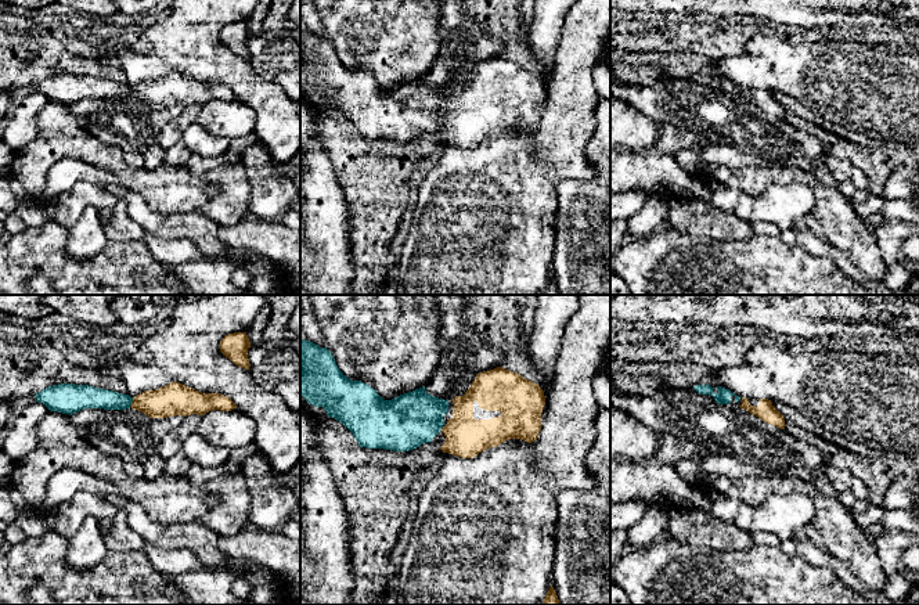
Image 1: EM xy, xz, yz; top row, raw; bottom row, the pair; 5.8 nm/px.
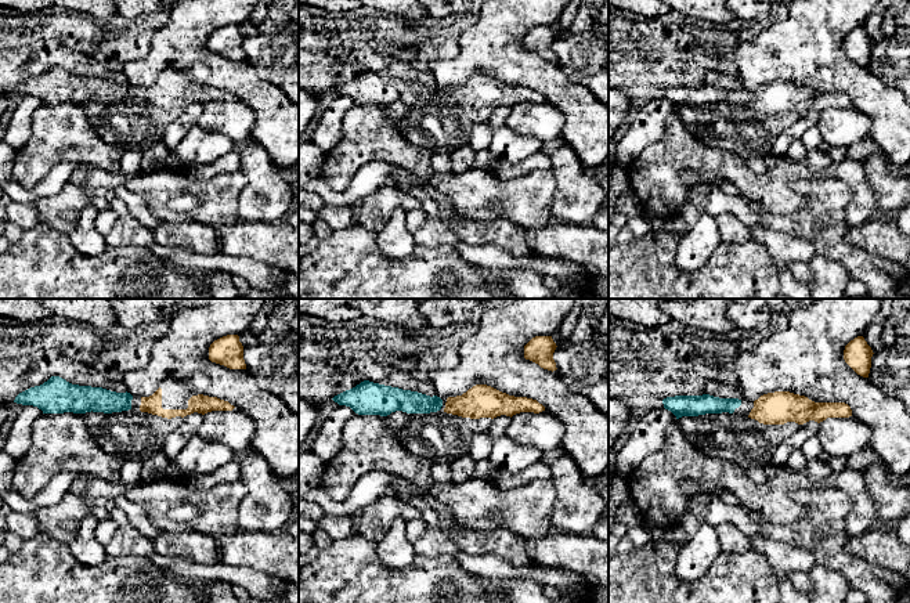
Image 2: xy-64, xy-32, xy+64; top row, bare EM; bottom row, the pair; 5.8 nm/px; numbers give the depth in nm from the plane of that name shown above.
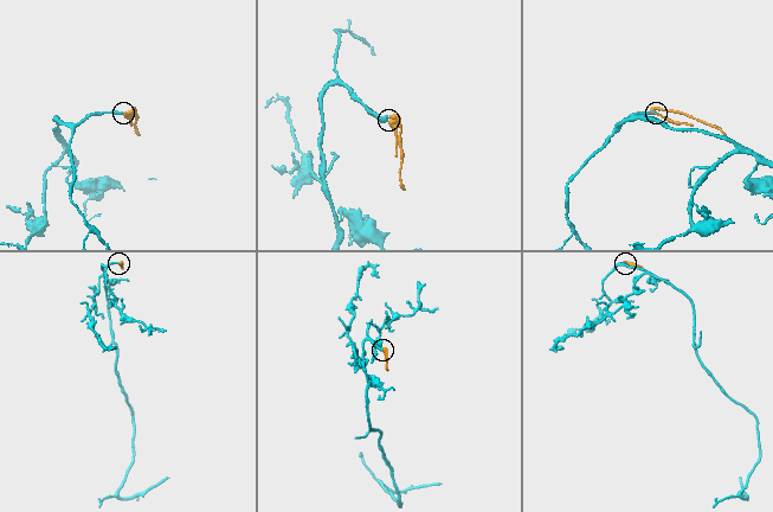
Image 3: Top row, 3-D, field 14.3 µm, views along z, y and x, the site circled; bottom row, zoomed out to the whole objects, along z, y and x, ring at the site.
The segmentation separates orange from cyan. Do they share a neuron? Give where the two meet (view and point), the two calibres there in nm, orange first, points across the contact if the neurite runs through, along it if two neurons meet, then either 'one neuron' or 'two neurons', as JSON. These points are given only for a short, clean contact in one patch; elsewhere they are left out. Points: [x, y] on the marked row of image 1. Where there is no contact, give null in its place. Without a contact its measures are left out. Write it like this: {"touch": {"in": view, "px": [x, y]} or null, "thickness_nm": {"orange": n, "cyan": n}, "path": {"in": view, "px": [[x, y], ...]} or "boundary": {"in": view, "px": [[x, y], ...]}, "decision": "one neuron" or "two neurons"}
{"touch": {"in": "xy", "px": [132, 402]}, "thickness_nm": {"orange": 190, "cyan": 130}, "decision": "one neuron"}

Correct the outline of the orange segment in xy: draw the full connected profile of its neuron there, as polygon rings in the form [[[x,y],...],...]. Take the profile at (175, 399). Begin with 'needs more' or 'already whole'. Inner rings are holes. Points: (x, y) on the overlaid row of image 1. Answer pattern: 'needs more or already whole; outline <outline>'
already whole; outline [[[179,382],[145,390],[133,397],[131,408],[138,410],[149,418],[167,418],[173,415],[203,415],[212,410],[231,411],[235,403],[220,393],[202,393]]]

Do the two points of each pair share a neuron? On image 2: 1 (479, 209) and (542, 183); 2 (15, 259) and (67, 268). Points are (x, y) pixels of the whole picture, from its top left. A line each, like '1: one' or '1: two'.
1: one
2: one

